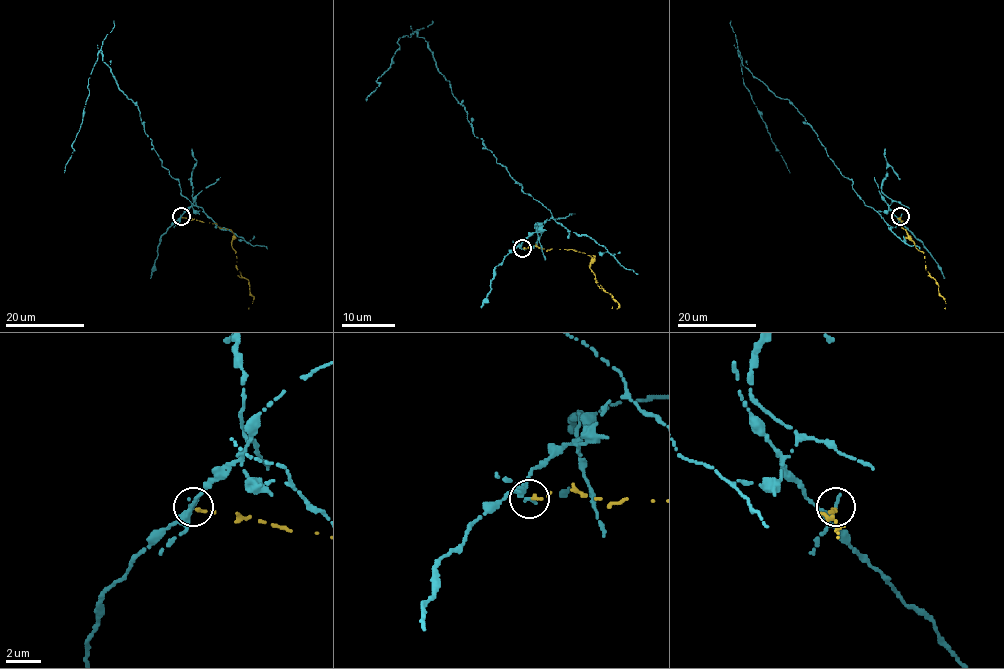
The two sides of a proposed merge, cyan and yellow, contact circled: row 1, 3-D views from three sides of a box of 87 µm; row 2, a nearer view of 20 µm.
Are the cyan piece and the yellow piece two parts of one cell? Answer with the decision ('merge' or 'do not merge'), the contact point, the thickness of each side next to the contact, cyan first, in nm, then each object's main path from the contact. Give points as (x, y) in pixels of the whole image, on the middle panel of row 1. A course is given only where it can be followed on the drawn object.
do not merge | (522, 248) | 300/180 nm | cyan via (523, 248), (550, 211), (521, 190), (474, 134), (425, 38), (398, 38), (391, 66), (365, 100) | yellow via (523, 248), (535, 245), (569, 249), (591, 257), (590, 268), (595, 281), (619, 305), (616, 309), (611, 308)

